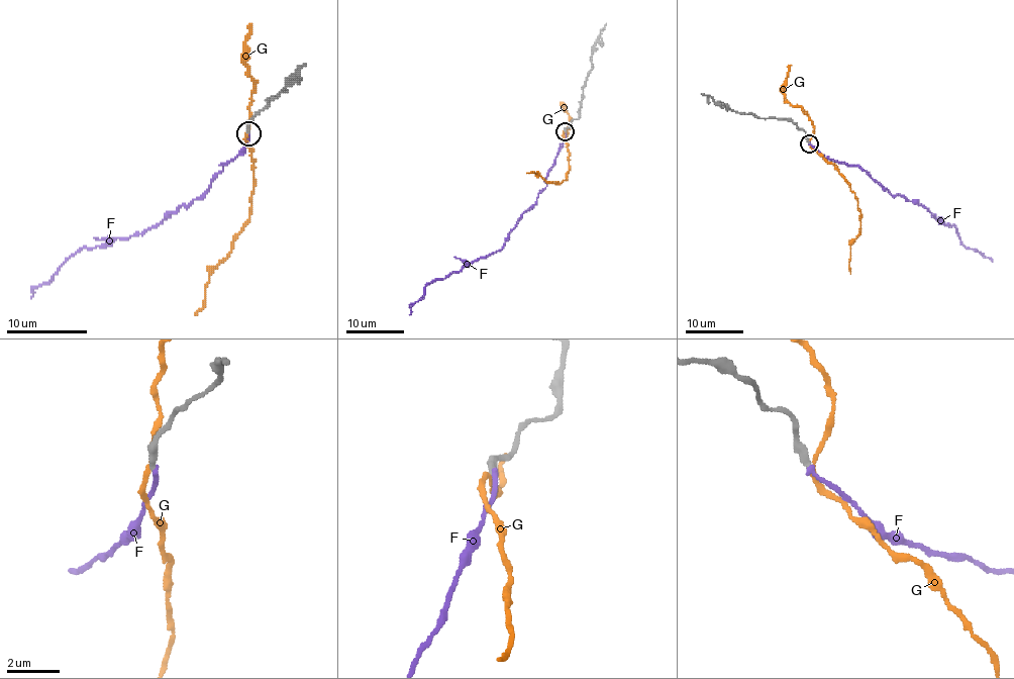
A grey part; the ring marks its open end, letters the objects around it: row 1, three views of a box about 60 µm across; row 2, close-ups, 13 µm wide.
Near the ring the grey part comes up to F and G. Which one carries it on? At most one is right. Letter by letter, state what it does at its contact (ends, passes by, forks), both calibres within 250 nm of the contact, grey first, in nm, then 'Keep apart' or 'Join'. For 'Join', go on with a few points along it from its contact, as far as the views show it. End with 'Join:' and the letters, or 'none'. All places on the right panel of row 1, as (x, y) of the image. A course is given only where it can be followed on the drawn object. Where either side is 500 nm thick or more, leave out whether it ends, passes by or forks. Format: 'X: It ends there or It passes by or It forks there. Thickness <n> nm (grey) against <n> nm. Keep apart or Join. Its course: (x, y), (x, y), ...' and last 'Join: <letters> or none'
F: It ends there. Thickness 320 nm (grey) against 160 nm. Join. Its course: (808, 141), (825, 158), (864, 169), (892, 195), (904, 195), (922, 205), (952, 225), (965, 246), (992, 262)
G: It passes by. Thickness 320 nm (grey) against 150 nm. Keep apart
Join: F

